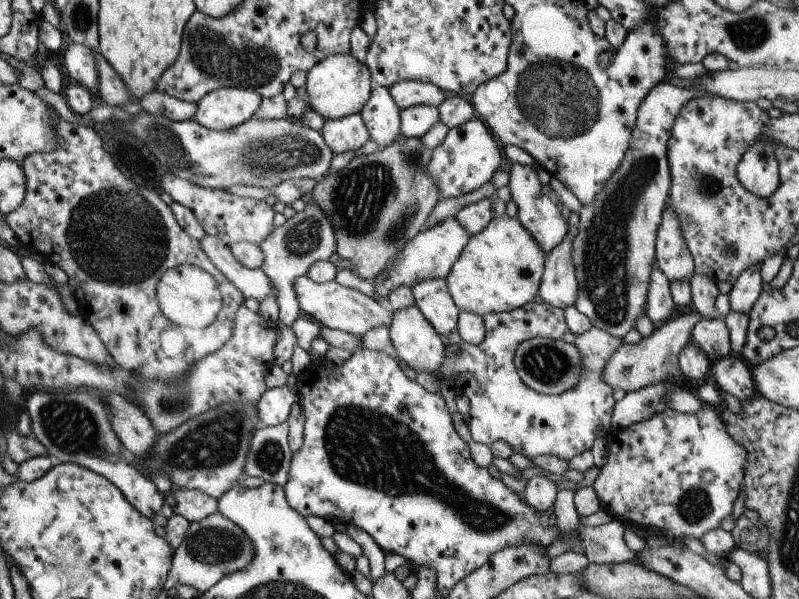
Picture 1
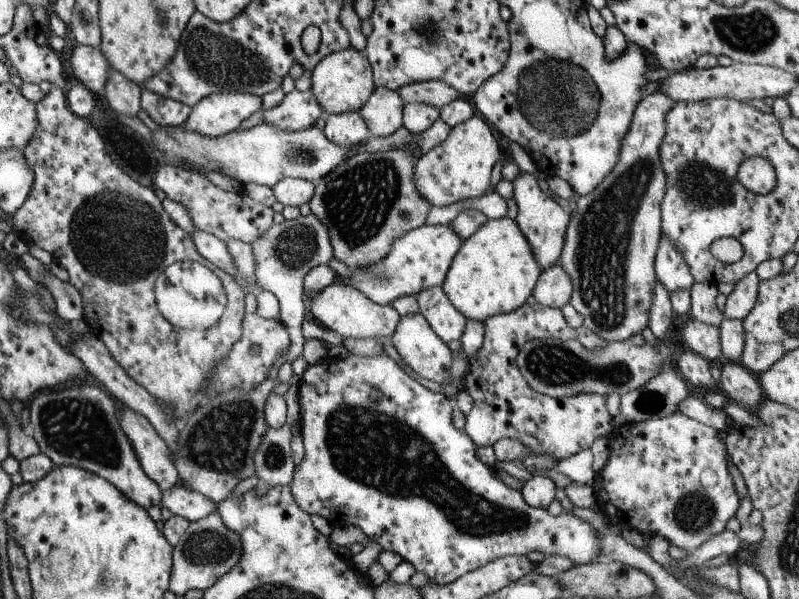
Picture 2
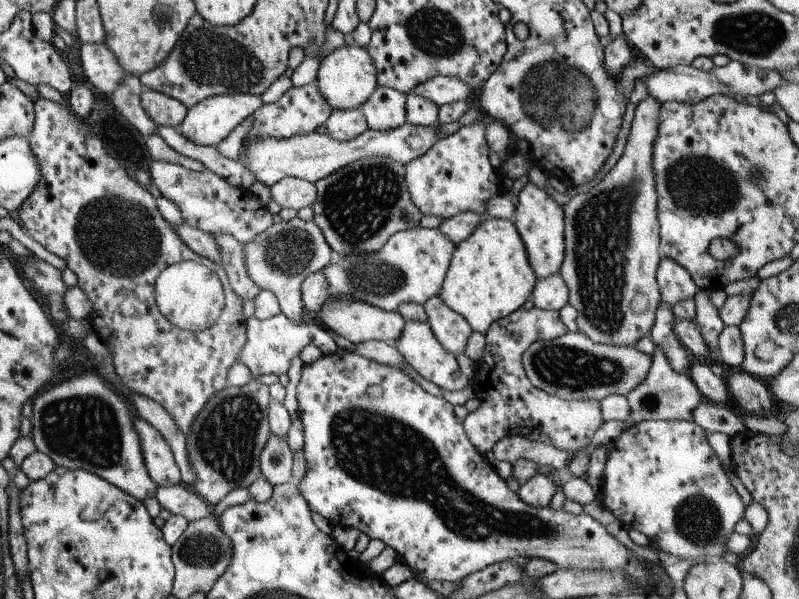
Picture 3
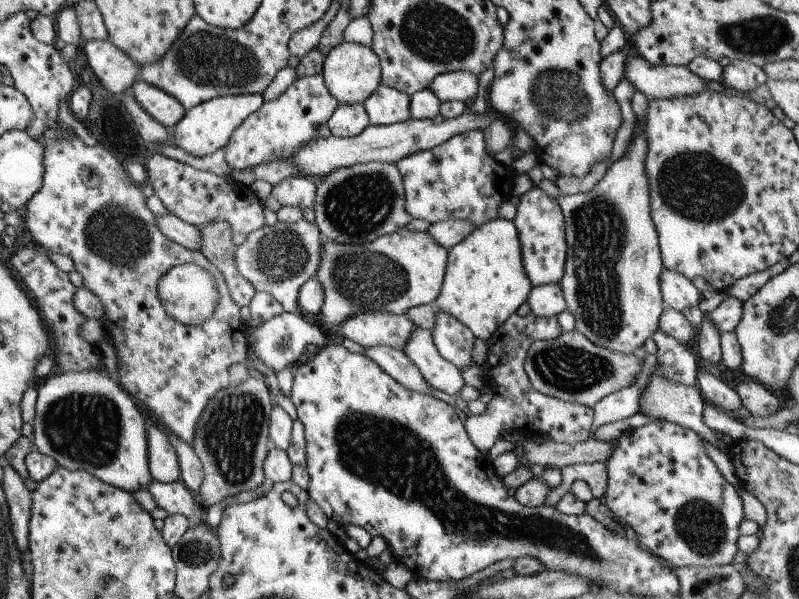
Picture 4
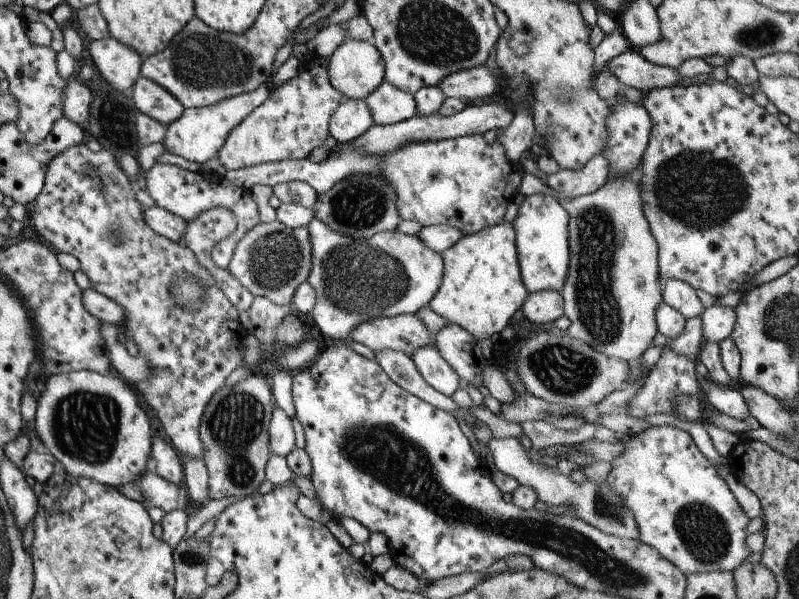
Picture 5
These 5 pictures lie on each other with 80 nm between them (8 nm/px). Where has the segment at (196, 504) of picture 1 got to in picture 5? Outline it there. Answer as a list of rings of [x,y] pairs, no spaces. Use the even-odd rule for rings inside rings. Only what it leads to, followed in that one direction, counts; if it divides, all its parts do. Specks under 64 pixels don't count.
[[[148,464],[139,476],[136,485],[140,488],[142,503],[145,508],[158,508],[167,513],[173,510],[185,510],[189,501],[183,485],[167,482]]]

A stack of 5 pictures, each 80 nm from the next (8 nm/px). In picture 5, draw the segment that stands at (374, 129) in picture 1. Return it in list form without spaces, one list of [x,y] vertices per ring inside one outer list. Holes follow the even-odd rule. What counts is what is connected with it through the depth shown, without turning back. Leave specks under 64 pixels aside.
[[[386,81],[367,94],[364,102],[375,125],[397,124],[417,115],[413,96]]]

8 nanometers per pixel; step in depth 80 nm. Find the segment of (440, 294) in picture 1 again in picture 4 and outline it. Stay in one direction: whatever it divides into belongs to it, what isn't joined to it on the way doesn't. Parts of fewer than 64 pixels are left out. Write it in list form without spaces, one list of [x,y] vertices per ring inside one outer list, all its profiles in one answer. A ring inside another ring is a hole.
[[[435,311],[435,324],[429,331],[433,345],[443,360],[453,364],[459,372],[472,362],[473,334],[461,322],[445,312]]]

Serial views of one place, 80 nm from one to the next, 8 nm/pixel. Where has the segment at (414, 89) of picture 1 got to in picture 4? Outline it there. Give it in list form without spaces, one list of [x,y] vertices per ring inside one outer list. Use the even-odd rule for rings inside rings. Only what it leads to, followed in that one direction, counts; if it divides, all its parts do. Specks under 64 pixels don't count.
[[[449,72],[435,76],[429,89],[439,102],[471,100],[477,92],[478,76],[471,72]]]

